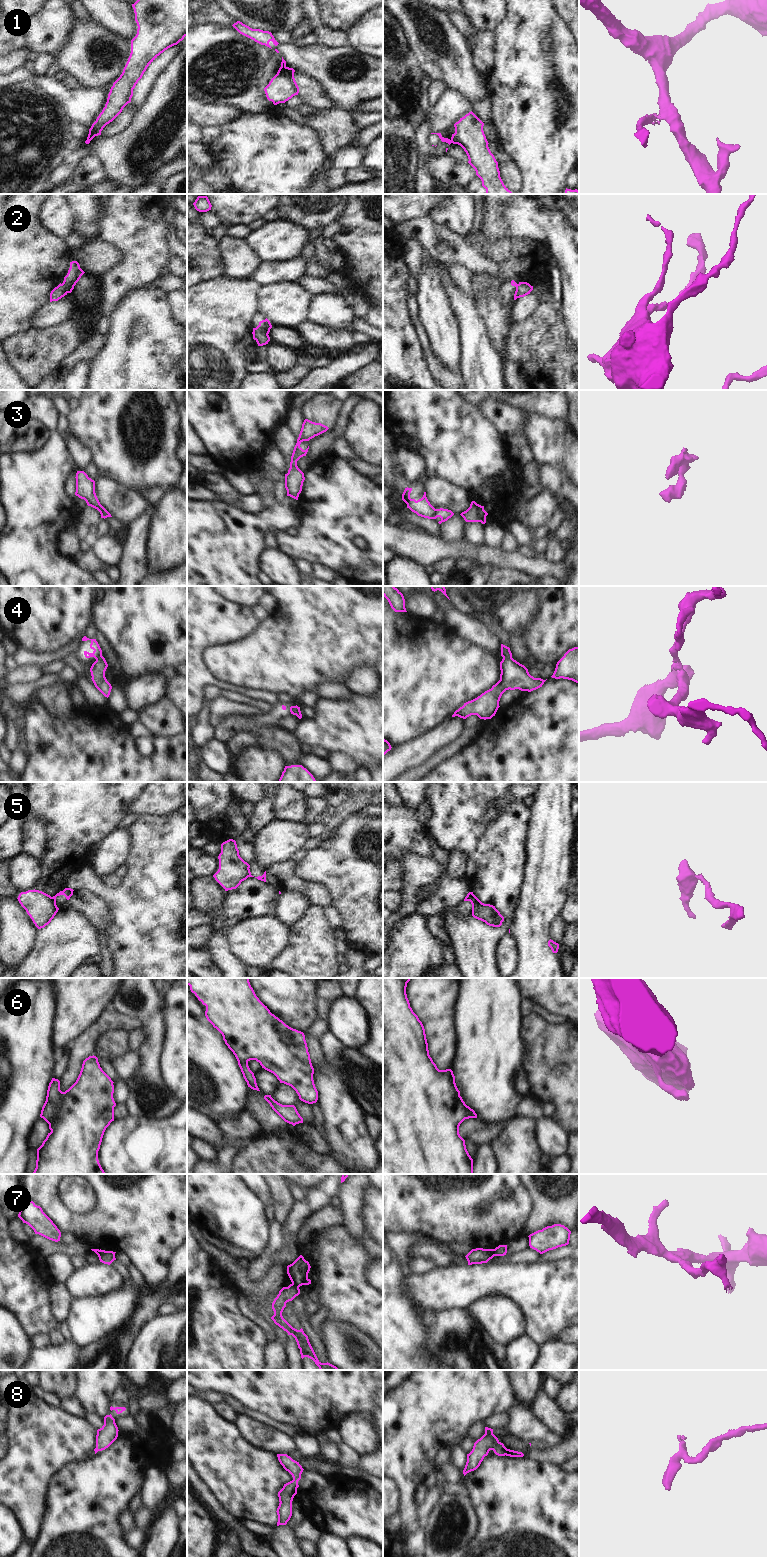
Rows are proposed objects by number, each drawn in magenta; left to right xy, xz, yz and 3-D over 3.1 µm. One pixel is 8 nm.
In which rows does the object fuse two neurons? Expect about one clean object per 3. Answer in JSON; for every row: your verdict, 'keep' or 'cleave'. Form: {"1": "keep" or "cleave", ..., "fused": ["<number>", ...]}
{"1": "cleave", "2": "cleave", "3": "cleave", "4": "cleave", "5": "cleave", "6": "keep", "7": "cleave", "8": "keep", "fused": ["1", "2", "3", "4", "5", "7"]}

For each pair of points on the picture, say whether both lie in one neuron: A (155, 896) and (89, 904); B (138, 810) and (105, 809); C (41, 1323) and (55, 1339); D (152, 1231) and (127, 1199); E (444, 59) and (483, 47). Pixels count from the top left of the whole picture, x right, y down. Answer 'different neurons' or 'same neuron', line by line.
A: different neurons
B: different neurons
C: different neurons
D: same neuron
E: different neurons

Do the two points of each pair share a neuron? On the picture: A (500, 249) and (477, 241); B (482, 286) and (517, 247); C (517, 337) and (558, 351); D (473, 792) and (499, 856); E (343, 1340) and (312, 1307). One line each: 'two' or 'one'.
A: one
B: one
C: one
D: one
E: two

